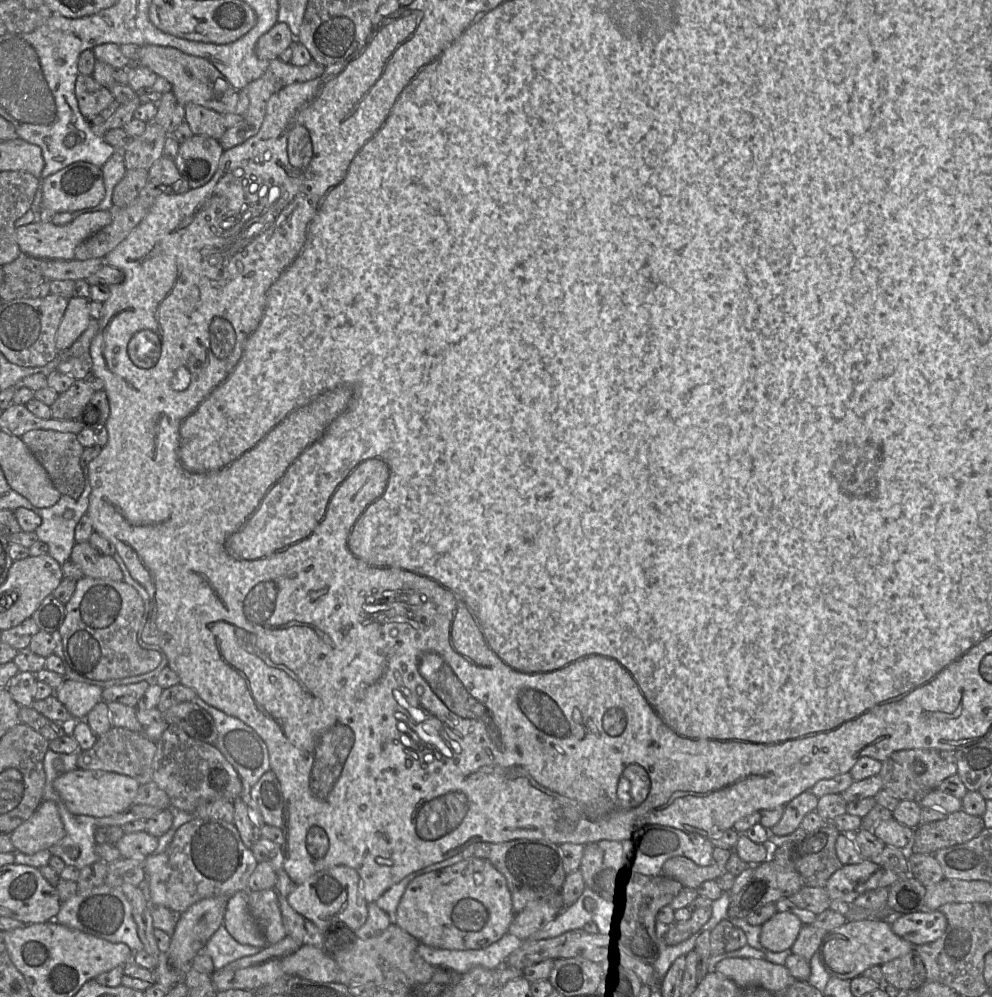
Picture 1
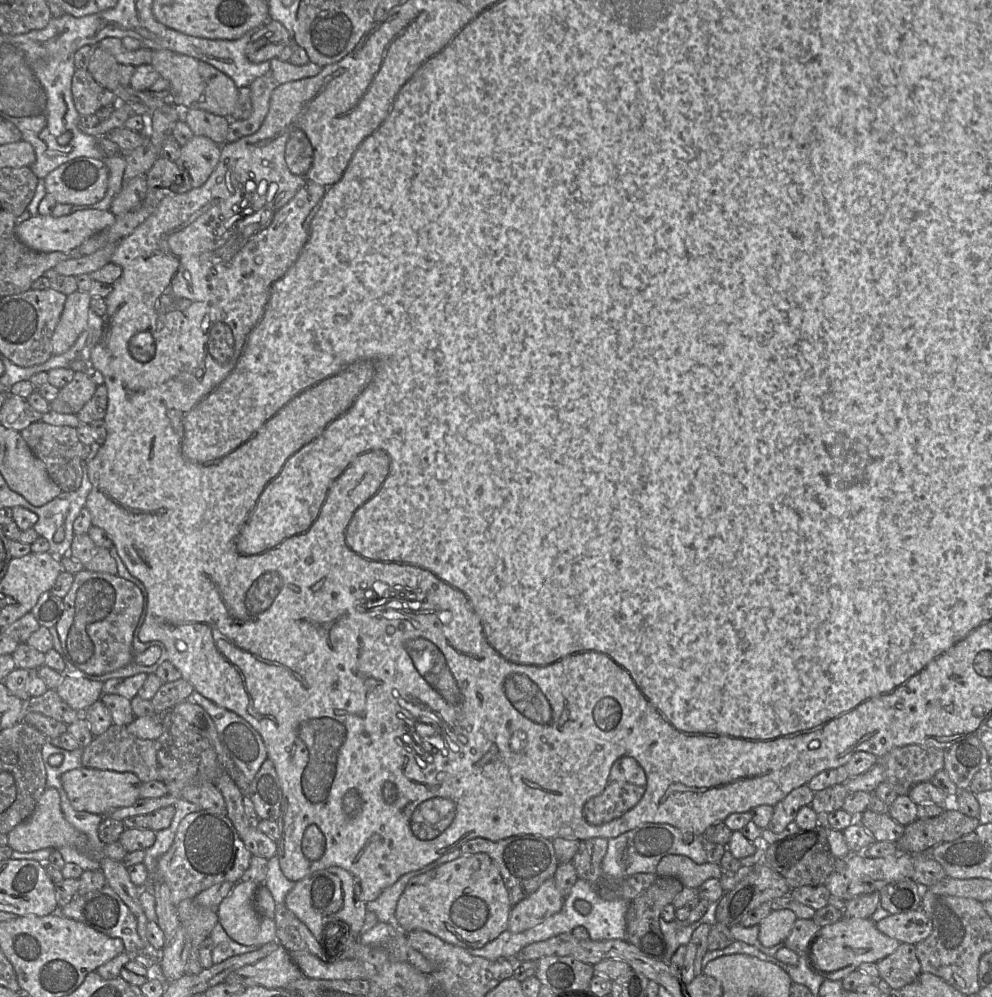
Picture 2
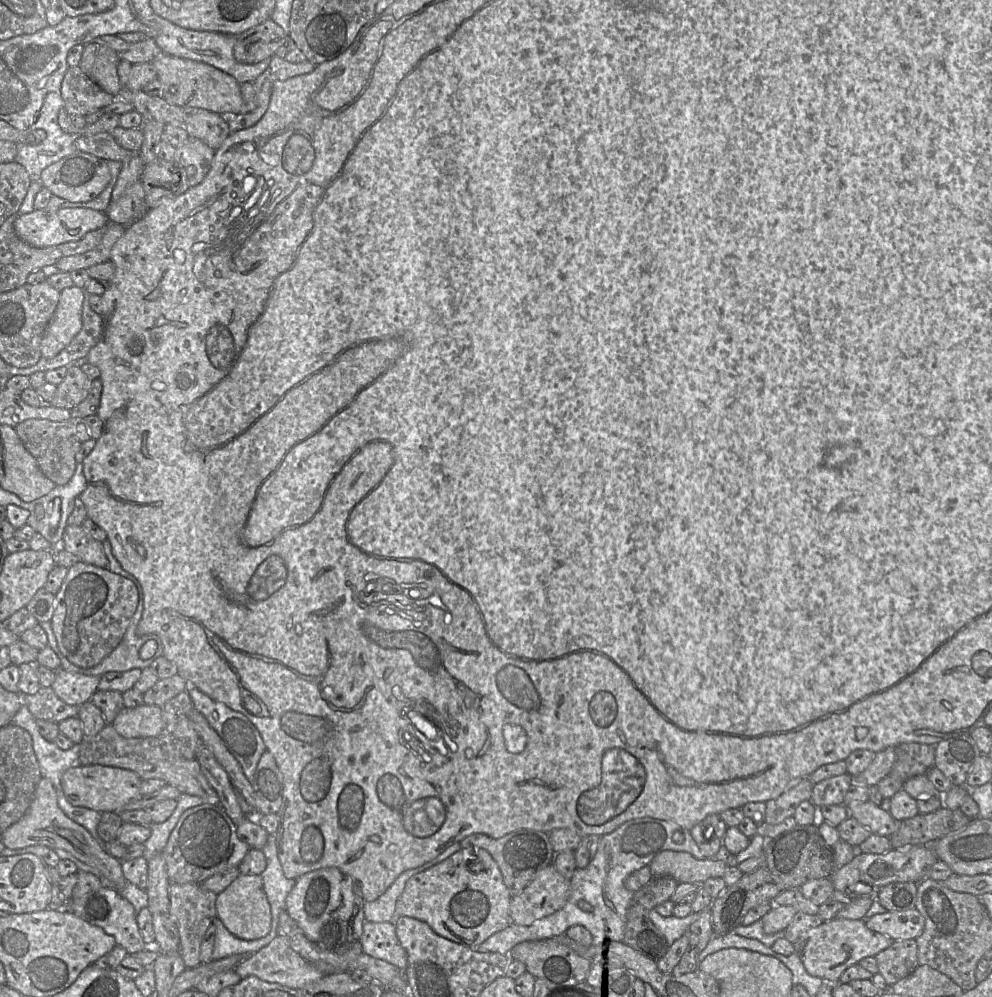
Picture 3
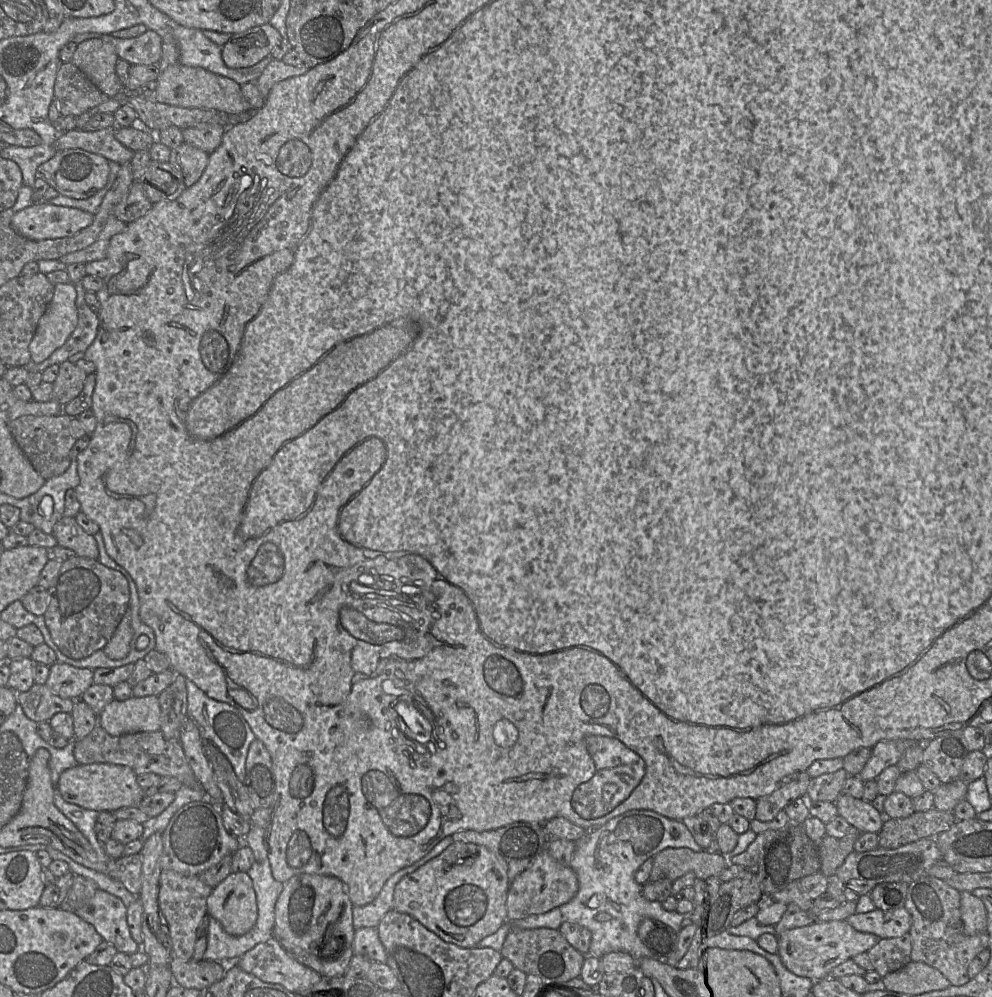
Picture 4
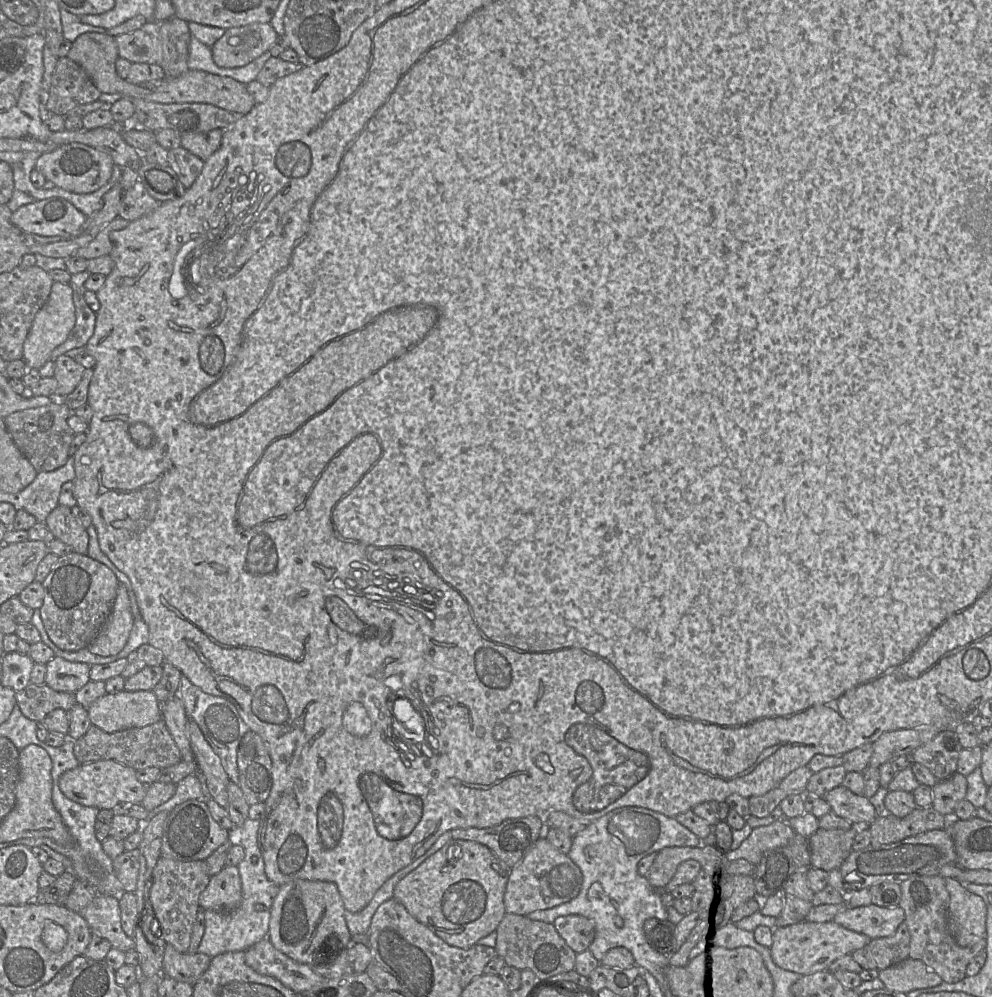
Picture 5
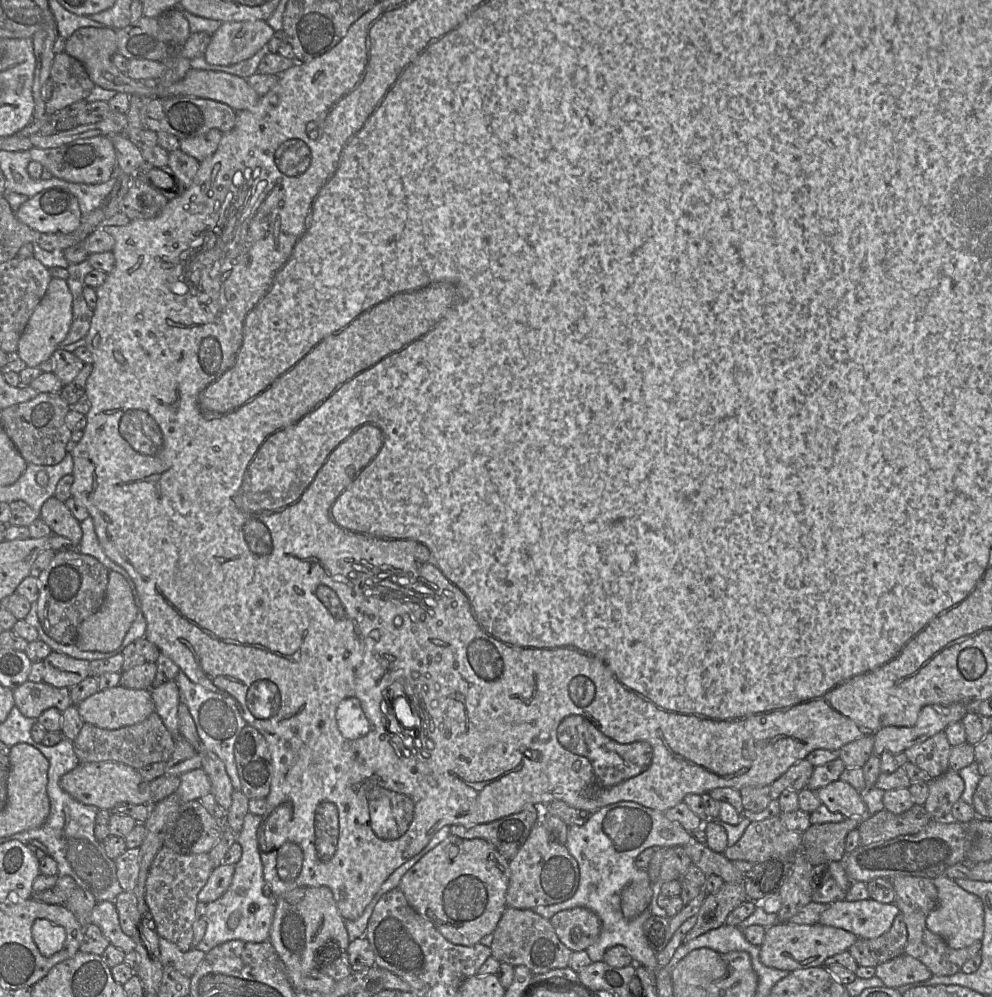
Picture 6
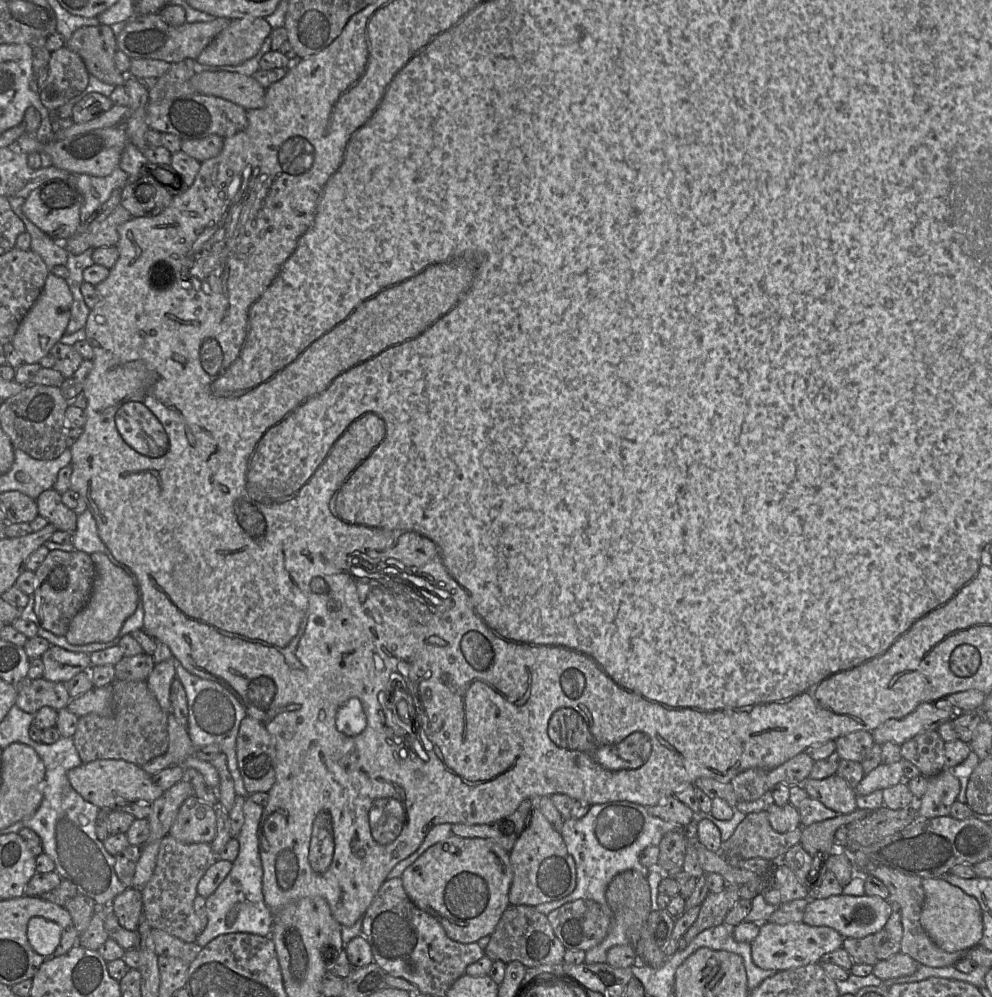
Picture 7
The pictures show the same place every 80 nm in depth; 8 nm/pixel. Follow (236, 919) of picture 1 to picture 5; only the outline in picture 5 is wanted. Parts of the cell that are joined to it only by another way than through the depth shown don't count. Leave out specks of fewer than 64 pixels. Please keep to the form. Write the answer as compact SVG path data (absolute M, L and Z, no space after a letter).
M225 866L211 876L207 887L199 896L200 907L204 910L231 912L242 901L242 885L238 868Z

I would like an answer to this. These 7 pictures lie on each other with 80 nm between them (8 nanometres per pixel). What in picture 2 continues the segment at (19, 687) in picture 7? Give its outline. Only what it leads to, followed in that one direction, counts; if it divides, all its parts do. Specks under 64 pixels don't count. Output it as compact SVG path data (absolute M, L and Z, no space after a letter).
M48 689L40 696L30 697L26 702L26 708L67 725L75 722L82 716L82 713L72 709L62 700L55 689Z

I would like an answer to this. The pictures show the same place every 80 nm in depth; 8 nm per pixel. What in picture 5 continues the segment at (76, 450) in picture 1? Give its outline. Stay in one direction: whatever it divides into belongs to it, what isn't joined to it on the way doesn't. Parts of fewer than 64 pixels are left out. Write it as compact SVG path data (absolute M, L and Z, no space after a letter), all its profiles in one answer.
M54 399L45 406L14 412L4 418L4 423L15 445L34 469L49 472L64 466L69 458L69 448L76 435L68 425L72 413L63 400Z

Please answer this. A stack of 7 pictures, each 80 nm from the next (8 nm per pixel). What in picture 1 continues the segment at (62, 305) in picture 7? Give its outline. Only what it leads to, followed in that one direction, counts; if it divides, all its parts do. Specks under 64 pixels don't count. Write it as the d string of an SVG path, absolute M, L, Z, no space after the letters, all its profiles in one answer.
M73 296L59 324L55 344L59 351L69 348L87 329L91 316L87 298Z

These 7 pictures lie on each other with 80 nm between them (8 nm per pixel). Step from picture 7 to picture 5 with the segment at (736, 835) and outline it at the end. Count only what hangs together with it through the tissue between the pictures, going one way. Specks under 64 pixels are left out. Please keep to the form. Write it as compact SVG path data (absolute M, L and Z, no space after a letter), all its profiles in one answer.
M785 819L754 828L744 843L728 854L731 863L747 862L758 865L770 851L788 844L796 835Z

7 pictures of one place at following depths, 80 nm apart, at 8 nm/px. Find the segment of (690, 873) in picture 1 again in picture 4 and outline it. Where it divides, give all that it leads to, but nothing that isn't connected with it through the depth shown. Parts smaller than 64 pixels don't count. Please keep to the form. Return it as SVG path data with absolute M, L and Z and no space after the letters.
M666 848L653 857L649 881L662 878L675 881L687 873L706 880L718 877L729 864L727 856L715 849L694 852L689 848Z

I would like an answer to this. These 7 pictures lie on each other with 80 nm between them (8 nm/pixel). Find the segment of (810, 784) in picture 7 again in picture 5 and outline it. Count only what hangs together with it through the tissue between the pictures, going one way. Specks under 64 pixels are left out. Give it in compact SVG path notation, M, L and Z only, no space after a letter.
M843 785L829 791L824 799L833 813L850 821L852 826L867 827L877 817L869 798L857 795Z

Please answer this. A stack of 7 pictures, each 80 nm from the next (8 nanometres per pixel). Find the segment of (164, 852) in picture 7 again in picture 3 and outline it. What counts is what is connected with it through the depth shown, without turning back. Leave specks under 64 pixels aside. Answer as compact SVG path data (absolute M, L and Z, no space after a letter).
M197 883L169 884L170 915L179 934L179 949L186 968L195 968L201 963L200 947L203 937L216 918L216 894L203 889Z

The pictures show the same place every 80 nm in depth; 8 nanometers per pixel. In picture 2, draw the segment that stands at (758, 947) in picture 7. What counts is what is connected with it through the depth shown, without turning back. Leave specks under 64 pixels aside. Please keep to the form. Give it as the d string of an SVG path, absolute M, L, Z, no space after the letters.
M843 917L834 924L821 927L808 948L799 955L804 955L814 973L828 980L841 981L862 963L877 963L895 952L899 945L899 941L880 932L870 918Z

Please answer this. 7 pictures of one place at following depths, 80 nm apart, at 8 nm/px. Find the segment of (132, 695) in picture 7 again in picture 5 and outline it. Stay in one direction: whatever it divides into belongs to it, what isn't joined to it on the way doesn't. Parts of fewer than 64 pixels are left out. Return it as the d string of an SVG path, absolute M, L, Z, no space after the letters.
M163 719L145 727L128 728L113 733L107 733L92 724L82 737L75 740L73 753L80 764L115 760L136 771L149 767L164 769L182 760L180 750Z

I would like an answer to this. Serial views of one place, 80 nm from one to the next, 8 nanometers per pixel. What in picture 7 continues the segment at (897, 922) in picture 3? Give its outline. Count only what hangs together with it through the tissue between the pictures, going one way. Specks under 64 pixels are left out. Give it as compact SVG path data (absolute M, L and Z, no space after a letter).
M837 895L825 899L809 899L803 923L810 926L826 926L839 932L844 938L864 938L879 932L891 915L889 902L878 896Z

